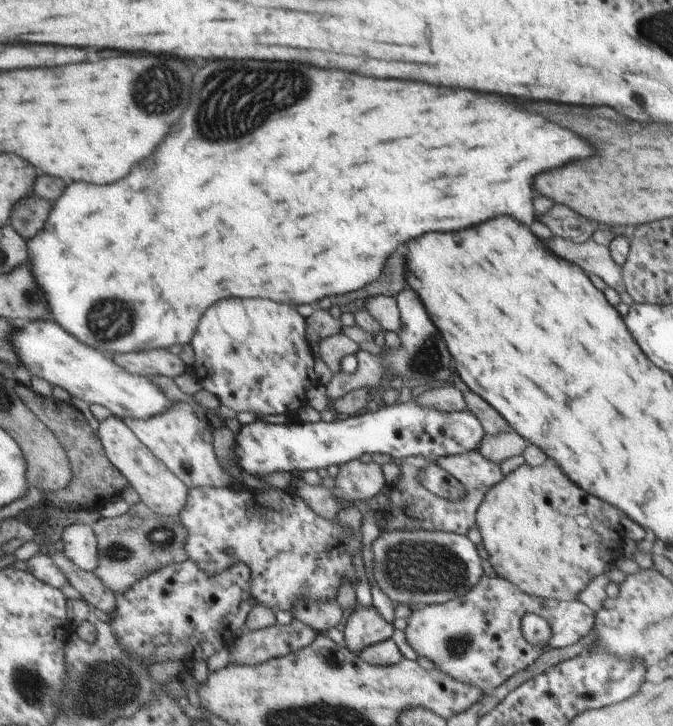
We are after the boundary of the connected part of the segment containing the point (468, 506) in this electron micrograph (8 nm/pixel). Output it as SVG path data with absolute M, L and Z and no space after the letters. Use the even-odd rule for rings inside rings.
M477 451L455 456L442 456L434 463L462 484L464 488L463 496L452 501L428 494L416 478L416 474L427 464L425 458L421 455L412 455L409 459L402 459L399 461L400 474L398 481L390 486L390 504L386 510L382 510L382 513L387 514L389 518L384 528L380 530L380 534L394 532L394 530L410 530L410 532L424 530L424 532L444 532L468 536L470 528L477 528L476 514L478 514L478 508L480 508L482 500L494 484L498 484L500 480L504 479L500 463L488 460L486 456L482 456Z

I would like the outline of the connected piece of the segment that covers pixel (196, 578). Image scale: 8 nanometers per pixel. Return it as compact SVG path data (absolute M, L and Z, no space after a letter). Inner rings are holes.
M194 560L162 568L152 572L144 580L136 582L130 592L118 593L118 610L111 614L118 640L122 646L138 660L146 660L146 664L172 662L181 660L189 667L193 662L210 660L210 656L218 656L218 652L231 649L236 638L245 630L246 620L252 611L252 594L250 594L251 567L244 560L234 564L234 568L226 568L226 572L218 572L218 576L202 570Z

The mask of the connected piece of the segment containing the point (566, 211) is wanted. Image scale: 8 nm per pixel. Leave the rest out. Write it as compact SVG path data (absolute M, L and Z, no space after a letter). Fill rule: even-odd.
M556 204L548 214L538 216L540 222L544 222L555 236L566 238L578 243L584 243L592 239L593 233L597 230L592 220L586 220L572 212L570 208Z

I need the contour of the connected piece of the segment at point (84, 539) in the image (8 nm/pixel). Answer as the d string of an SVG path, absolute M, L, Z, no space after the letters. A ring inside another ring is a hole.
M74 524L63 533L65 554L82 570L96 572L100 566L100 548L95 526Z

